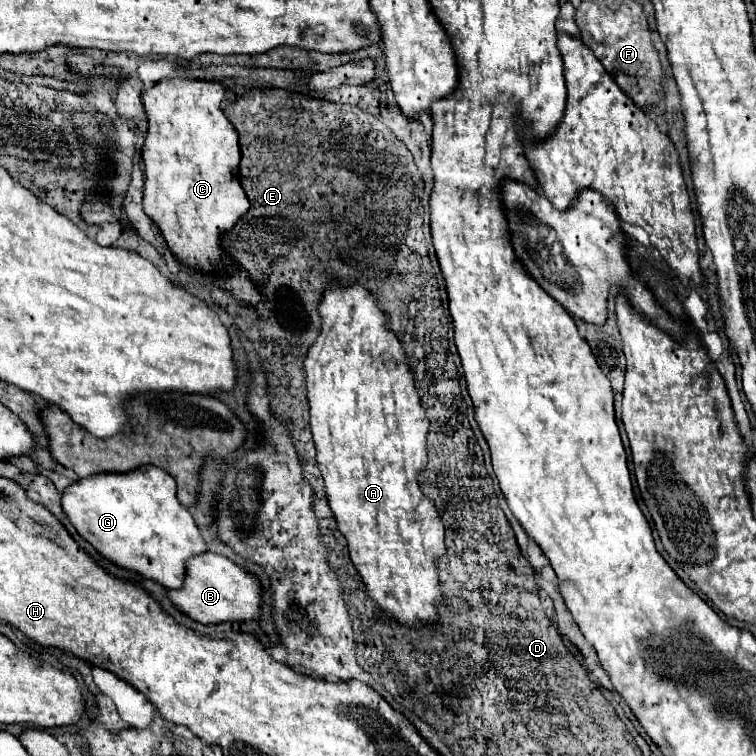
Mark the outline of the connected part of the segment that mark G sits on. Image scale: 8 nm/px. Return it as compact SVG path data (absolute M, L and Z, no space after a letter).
M142 466L134 472L112 472L112 474L98 474L88 476L82 480L76 480L74 484L66 486L62 492L62 510L70 524L76 528L80 538L84 538L88 544L96 548L96 552L116 564L122 570L136 572L144 578L150 578L164 588L182 588L184 580L184 562L200 552L206 552L206 542L200 536L200 530L190 516L188 508L182 506L176 498L176 482L174 478L154 466Z

